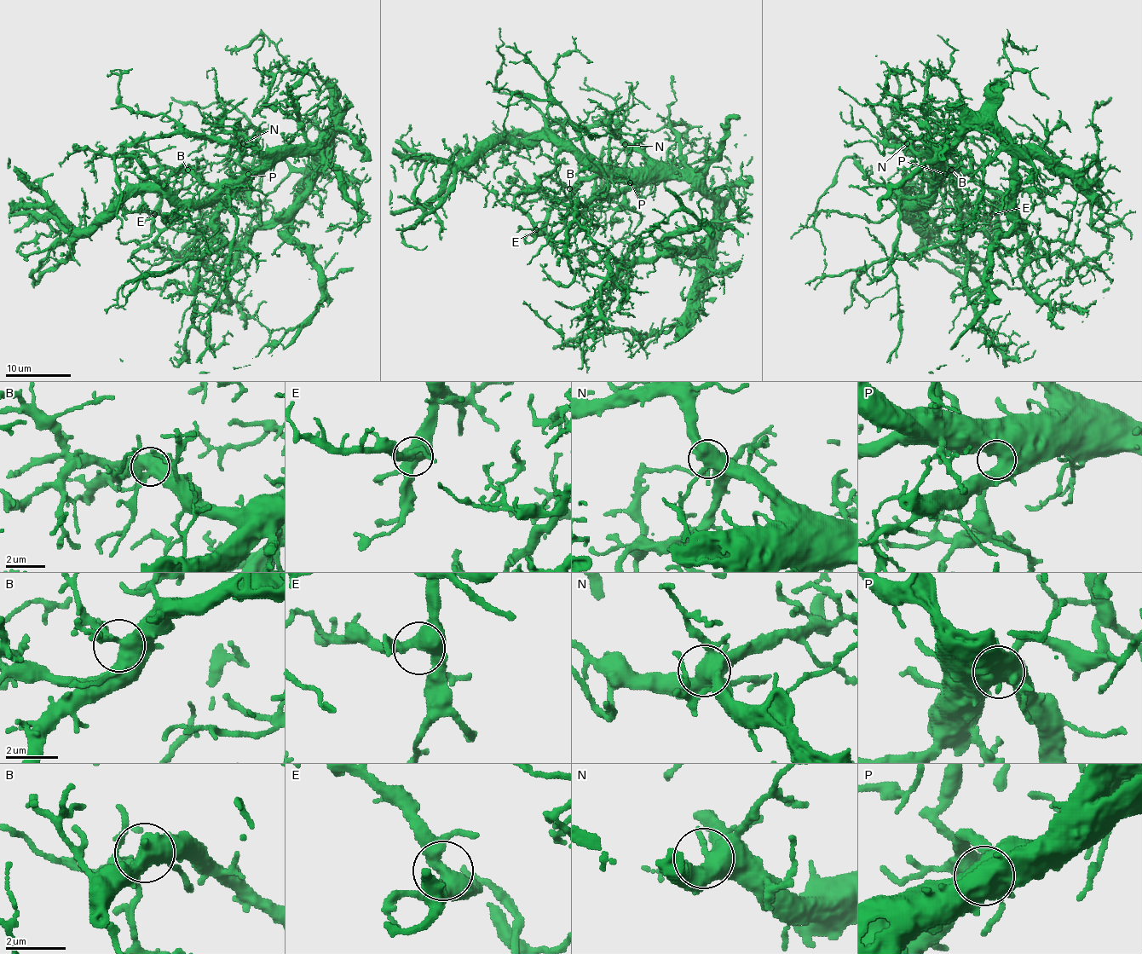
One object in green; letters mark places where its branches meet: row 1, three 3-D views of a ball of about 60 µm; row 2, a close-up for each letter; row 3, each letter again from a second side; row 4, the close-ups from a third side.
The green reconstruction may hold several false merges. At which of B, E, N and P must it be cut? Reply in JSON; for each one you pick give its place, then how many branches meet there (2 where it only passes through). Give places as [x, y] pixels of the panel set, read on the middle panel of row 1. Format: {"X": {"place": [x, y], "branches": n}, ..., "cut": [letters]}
{"cut": []}

